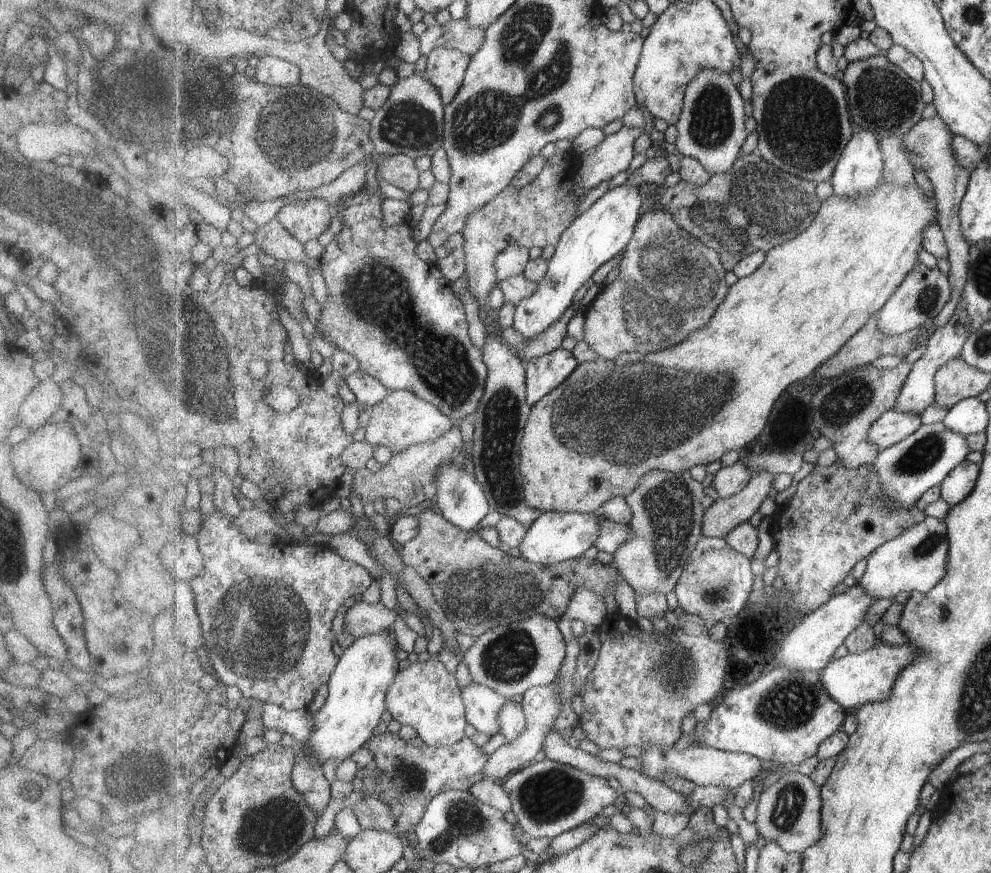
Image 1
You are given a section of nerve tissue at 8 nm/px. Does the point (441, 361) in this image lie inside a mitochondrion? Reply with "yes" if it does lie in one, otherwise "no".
yes

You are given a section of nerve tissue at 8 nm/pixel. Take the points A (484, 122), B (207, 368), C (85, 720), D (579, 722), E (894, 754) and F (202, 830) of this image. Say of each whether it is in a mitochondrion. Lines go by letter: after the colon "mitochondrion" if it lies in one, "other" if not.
A: mitochondrion
B: mitochondrion
C: other
D: other
E: other
F: other

